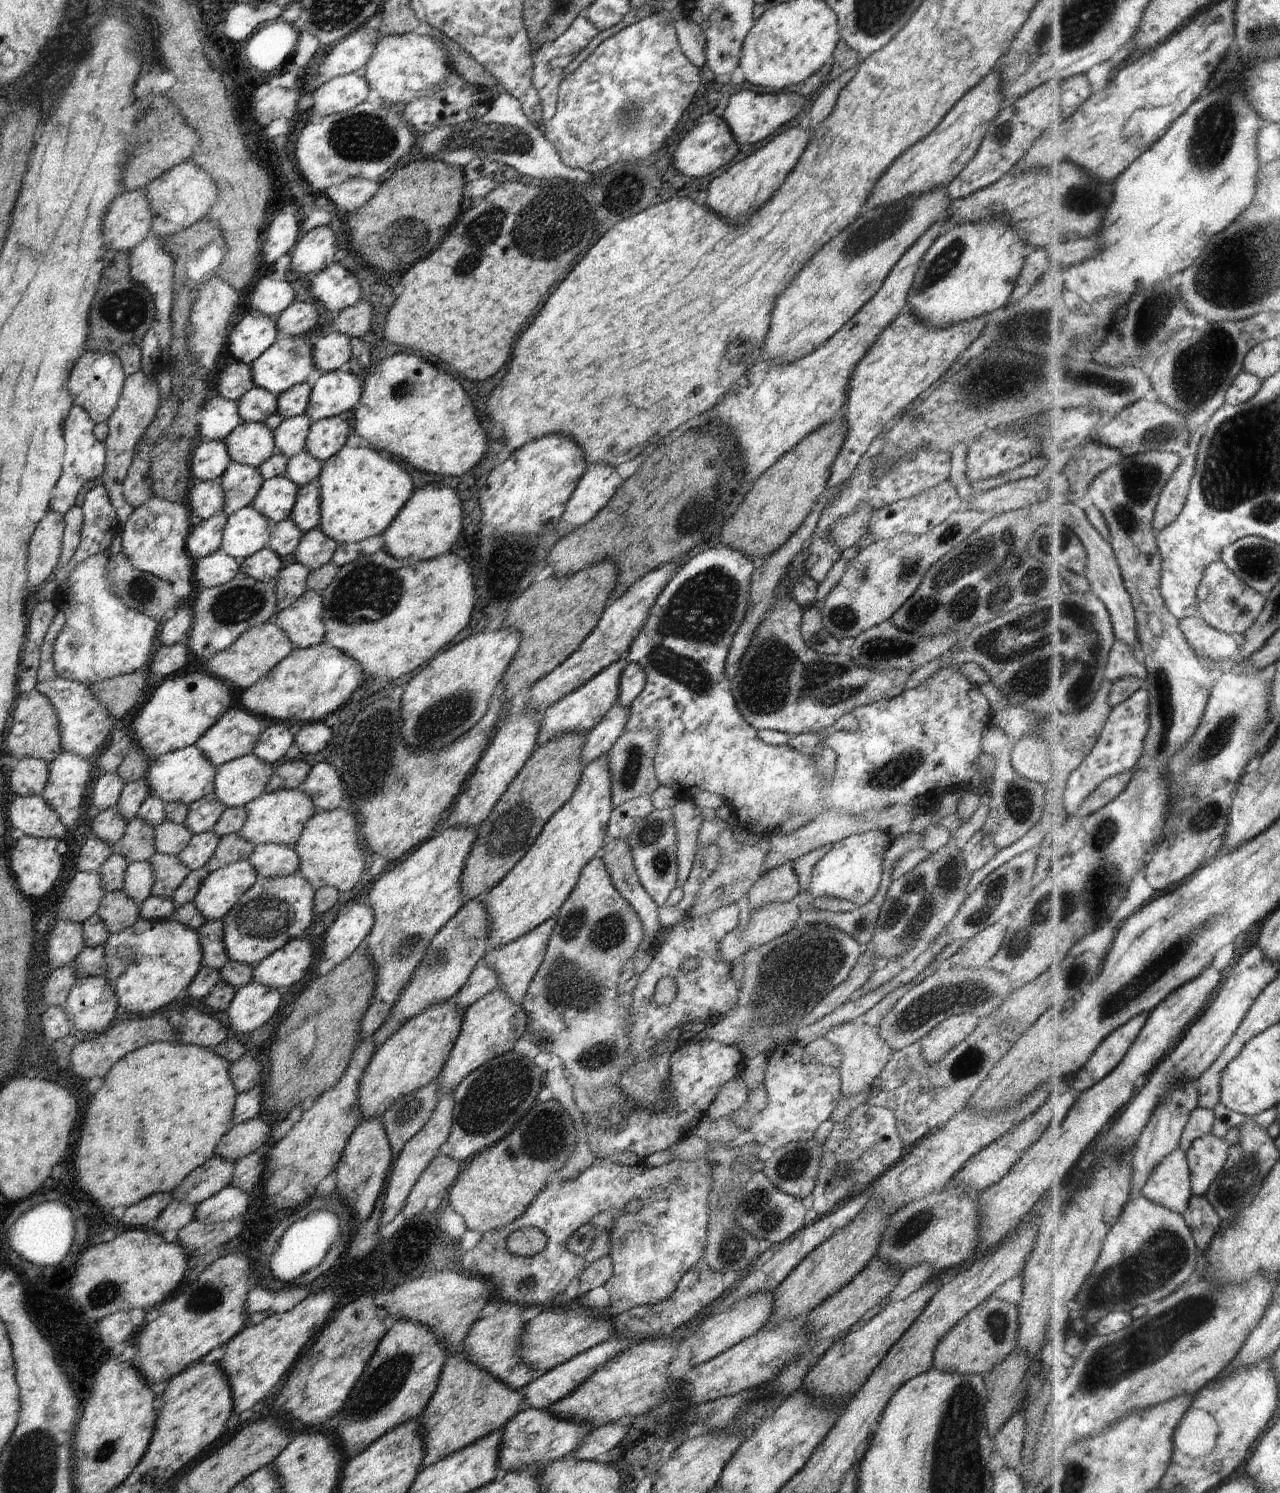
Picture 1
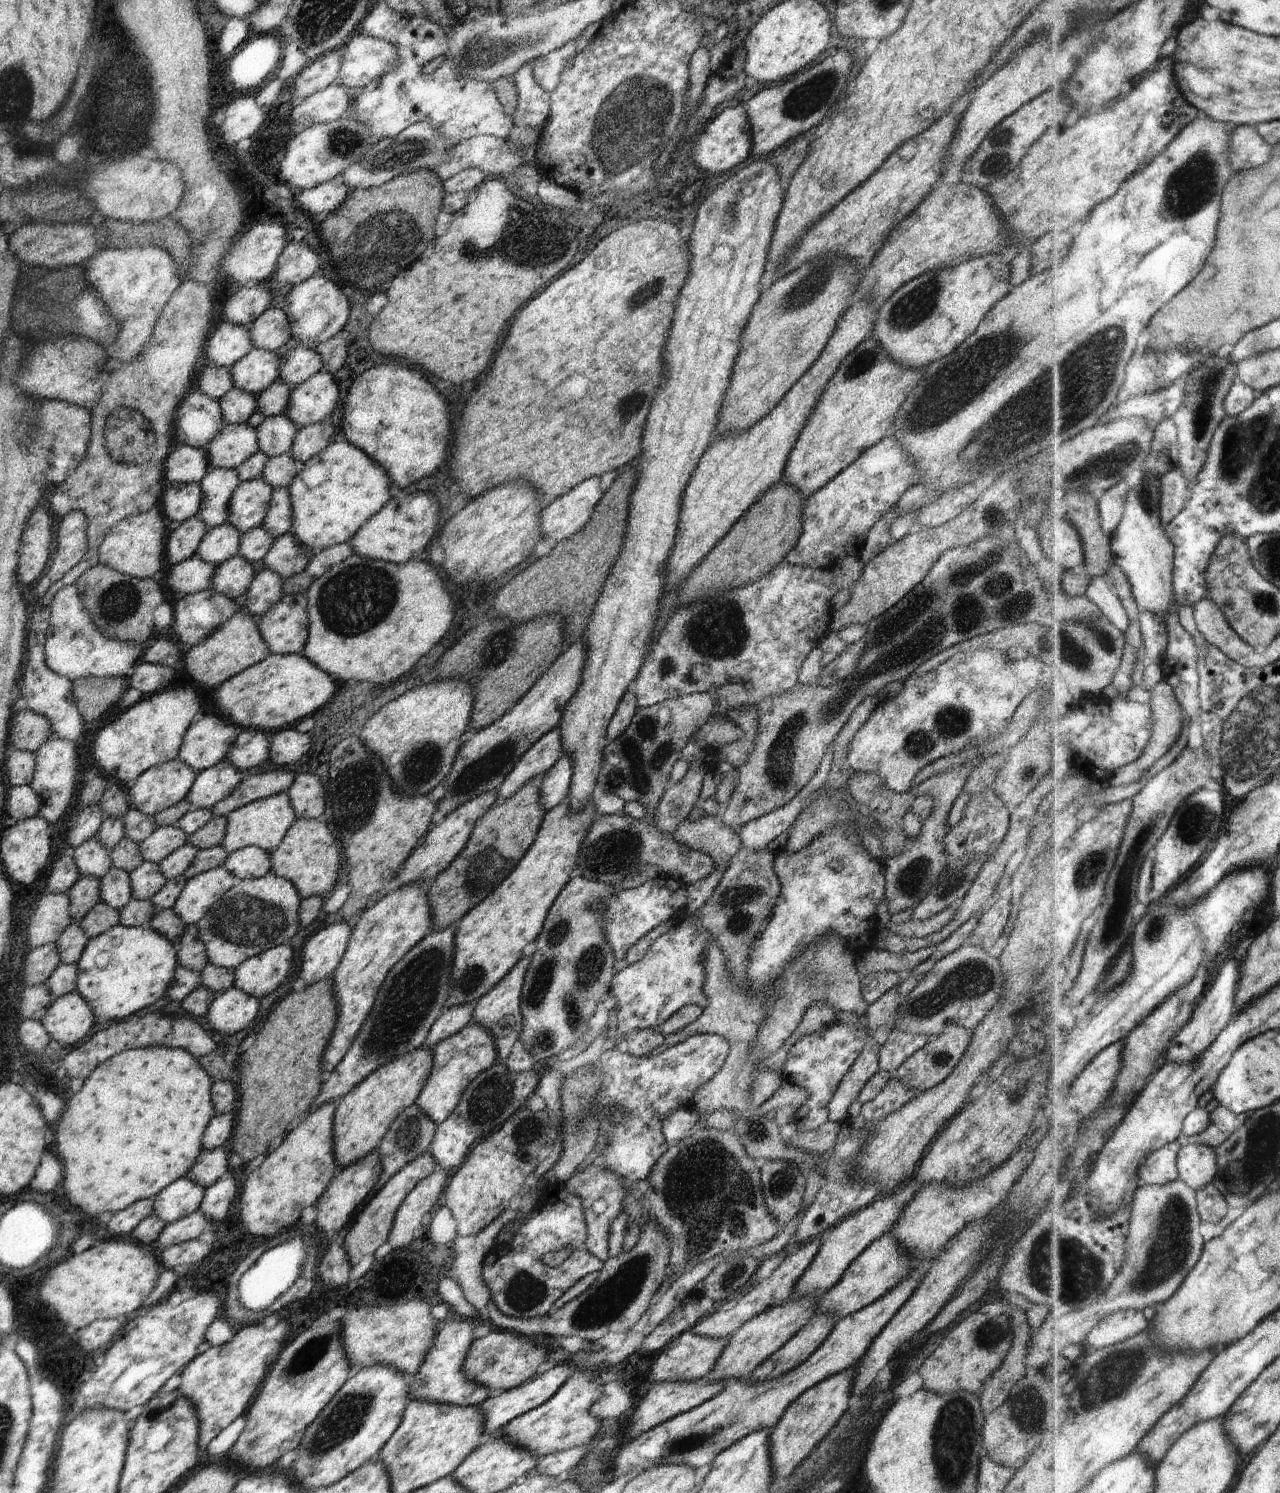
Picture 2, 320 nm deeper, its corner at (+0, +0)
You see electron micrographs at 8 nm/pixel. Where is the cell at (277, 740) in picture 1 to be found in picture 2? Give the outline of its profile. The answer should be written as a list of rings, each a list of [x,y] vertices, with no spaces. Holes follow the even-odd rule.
[[[244,729],[233,740],[226,760],[246,773],[250,768],[266,762],[270,756],[270,742],[261,729]]]

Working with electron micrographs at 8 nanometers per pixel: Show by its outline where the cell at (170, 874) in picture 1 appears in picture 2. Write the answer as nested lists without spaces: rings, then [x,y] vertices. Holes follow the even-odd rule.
[[[144,861],[137,869],[130,871],[129,877],[132,896],[140,900],[149,900],[167,883],[158,864],[148,861]]]

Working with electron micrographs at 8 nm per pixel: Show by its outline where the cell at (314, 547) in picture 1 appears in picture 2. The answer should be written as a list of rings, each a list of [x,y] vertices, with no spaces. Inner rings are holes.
[[[288,532],[274,539],[263,561],[266,568],[287,579],[304,572],[314,554],[314,550]]]

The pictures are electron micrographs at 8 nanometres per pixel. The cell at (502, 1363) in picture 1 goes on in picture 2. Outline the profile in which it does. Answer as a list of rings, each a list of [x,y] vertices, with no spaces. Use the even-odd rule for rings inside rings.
[[[454,1317],[445,1326],[436,1330],[431,1347],[418,1367],[415,1376],[410,1377],[409,1398],[414,1401],[431,1401],[439,1405],[476,1407],[493,1394],[482,1385],[469,1381],[463,1373],[463,1362],[474,1340],[472,1333],[478,1321]]]

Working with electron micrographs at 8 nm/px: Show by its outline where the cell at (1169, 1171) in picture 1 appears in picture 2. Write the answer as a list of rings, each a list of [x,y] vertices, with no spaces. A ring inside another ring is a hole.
[[[1176,1141],[1155,1152],[1143,1164],[1142,1186],[1165,1185],[1180,1179],[1179,1156],[1182,1150],[1183,1144]]]

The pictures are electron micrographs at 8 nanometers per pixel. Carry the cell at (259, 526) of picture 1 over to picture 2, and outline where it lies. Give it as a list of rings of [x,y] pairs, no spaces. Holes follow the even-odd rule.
[[[224,523],[208,528],[196,554],[204,562],[214,563],[217,566],[238,555],[240,539],[241,532],[235,526]]]

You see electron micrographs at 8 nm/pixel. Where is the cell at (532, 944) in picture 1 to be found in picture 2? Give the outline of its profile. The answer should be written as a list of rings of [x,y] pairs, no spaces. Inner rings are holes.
[[[522,957],[510,972],[500,981],[490,992],[481,996],[474,1002],[472,1011],[472,1023],[481,1024],[487,1033],[493,1038],[497,1058],[495,1063],[504,1062],[505,1058],[511,1053],[511,1048],[521,1035],[523,1027],[523,1016],[521,1013],[521,992],[524,984],[525,974],[530,964],[531,957]]]

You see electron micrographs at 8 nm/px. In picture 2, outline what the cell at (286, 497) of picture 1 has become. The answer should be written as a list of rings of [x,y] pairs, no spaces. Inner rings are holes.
[[[261,477],[242,481],[233,492],[226,524],[235,526],[241,533],[260,527],[273,490]]]

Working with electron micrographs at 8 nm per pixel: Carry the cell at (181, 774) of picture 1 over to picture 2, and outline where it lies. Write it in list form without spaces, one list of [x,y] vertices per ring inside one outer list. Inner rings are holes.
[[[179,758],[150,767],[128,790],[130,808],[154,817],[184,800],[196,775],[195,770]]]

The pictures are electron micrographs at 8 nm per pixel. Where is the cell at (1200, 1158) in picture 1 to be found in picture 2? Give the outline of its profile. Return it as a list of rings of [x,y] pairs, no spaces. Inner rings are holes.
[[[1184,1144],[1179,1156],[1179,1178],[1197,1191],[1215,1182],[1220,1170],[1219,1152],[1213,1146]]]

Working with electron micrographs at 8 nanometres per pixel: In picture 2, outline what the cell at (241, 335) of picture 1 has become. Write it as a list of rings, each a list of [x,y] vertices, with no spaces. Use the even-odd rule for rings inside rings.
[[[223,322],[214,334],[206,339],[204,352],[211,364],[217,367],[231,367],[244,358],[254,348],[248,327],[231,322]]]

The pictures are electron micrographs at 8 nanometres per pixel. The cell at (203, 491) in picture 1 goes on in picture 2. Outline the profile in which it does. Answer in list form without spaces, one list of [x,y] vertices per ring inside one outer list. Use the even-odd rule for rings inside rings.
[[[167,483],[159,507],[167,522],[184,522],[195,516],[202,498],[200,483]]]

